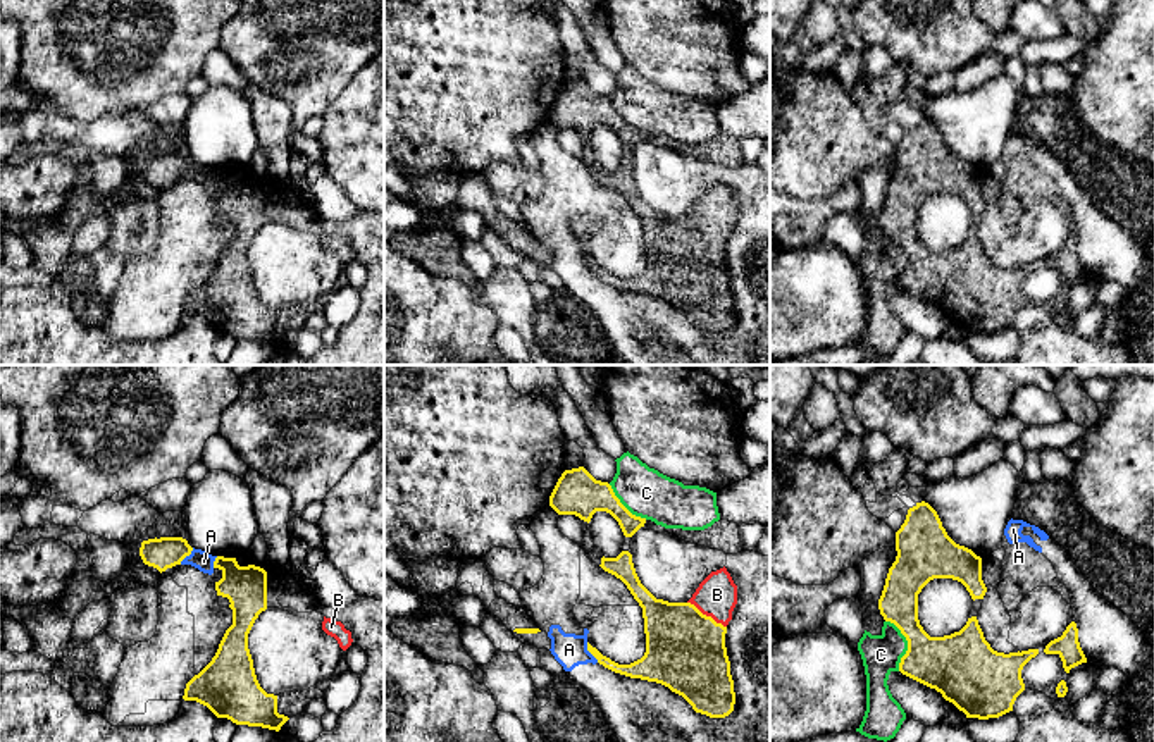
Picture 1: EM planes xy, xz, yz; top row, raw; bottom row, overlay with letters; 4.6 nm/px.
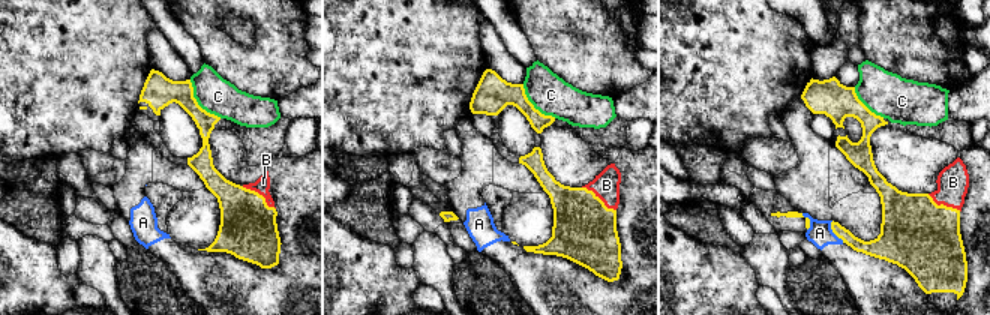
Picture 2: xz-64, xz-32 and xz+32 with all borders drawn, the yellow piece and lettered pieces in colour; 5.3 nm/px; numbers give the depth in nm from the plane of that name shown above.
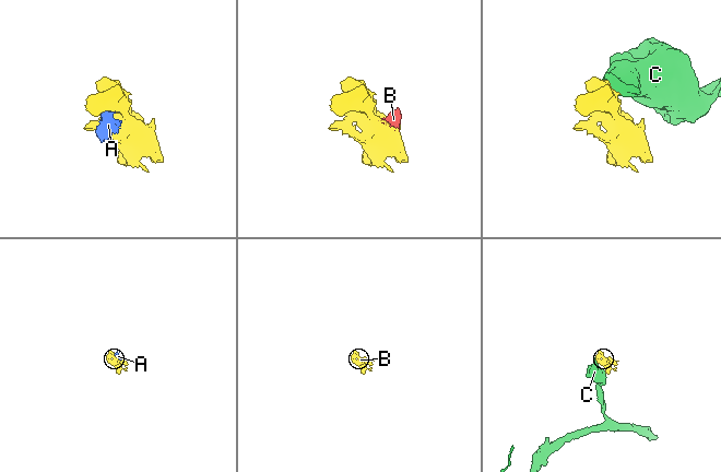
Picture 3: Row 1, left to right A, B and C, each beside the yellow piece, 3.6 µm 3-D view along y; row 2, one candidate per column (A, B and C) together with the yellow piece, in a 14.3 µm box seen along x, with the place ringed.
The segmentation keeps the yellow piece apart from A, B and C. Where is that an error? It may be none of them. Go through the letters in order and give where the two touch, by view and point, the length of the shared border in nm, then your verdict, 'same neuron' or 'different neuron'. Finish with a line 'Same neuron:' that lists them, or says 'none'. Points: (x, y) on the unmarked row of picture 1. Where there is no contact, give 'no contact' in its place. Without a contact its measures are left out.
A: xz (591, 267) | 110 nm | different neuron
B: xz (705, 229) | 220 nm | same neuron
C: yz (908, 259) | 240 nm | different neuron
Same neuron: B

